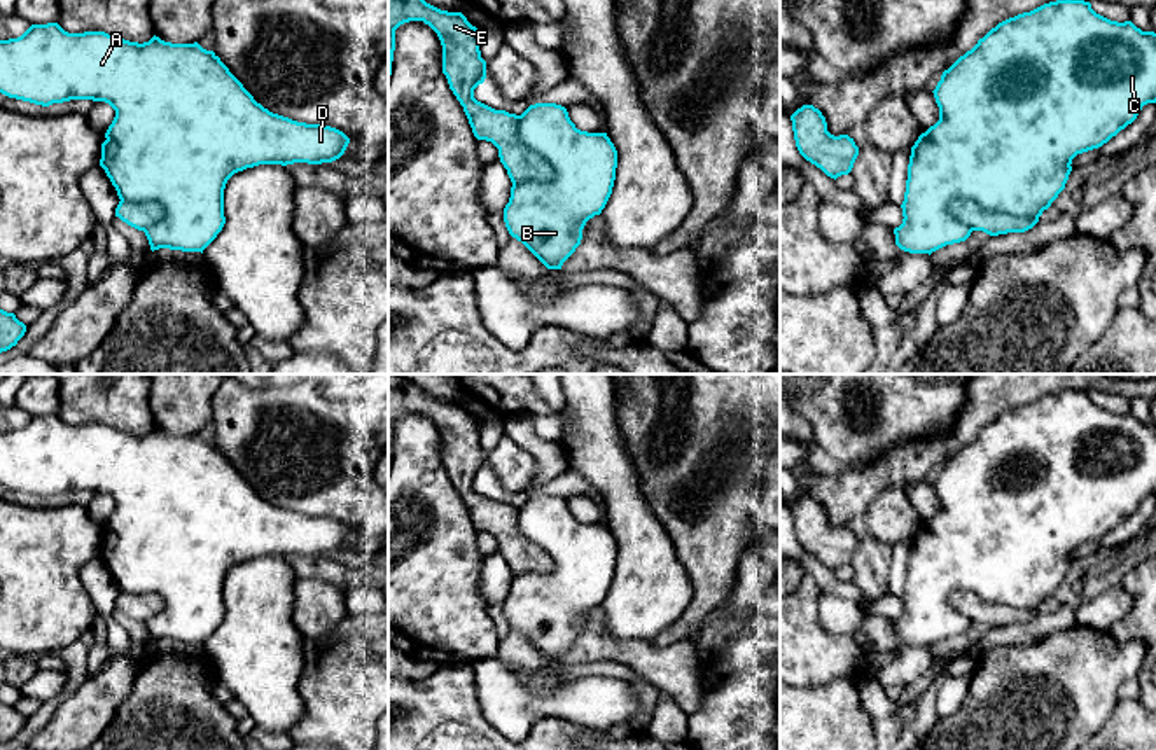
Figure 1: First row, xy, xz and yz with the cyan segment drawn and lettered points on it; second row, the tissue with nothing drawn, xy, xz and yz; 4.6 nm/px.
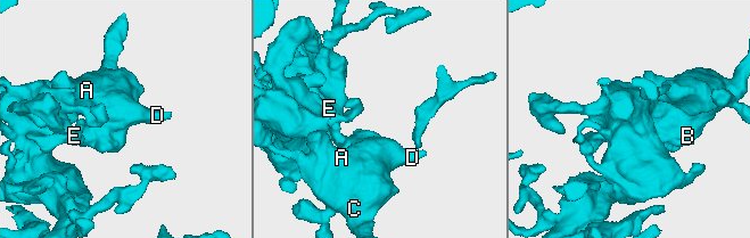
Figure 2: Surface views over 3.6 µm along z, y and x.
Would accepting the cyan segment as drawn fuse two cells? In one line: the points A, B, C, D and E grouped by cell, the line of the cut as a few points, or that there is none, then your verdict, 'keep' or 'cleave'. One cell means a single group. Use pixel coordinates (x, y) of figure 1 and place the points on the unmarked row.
groups A B C D / E; cut yz (948, 597), (957, 591), (973, 591), (988, 602), (1037, 611); cleave

